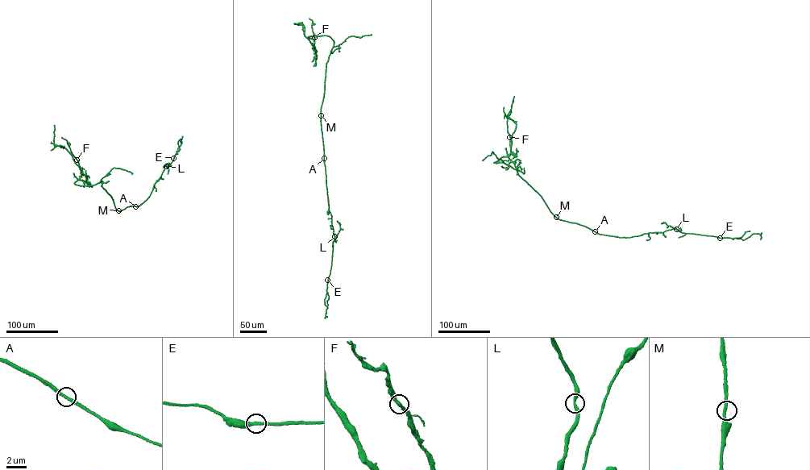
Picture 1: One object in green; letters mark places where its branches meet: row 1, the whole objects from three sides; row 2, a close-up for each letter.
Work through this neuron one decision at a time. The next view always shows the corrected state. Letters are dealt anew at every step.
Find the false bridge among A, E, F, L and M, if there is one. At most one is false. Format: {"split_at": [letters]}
{"split_at": []}

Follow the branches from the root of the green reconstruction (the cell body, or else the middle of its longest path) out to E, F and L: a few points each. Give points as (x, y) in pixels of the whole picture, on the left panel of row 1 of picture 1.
E: (125, 209), (138, 206), (146, 201), (164, 167), (168, 167), (173, 158)
F: (125, 209), (116, 210), (101, 179), (91, 185), (75, 185), (80, 173), (76, 160)
L: (125, 209), (138, 206), (146, 201), (166, 166)

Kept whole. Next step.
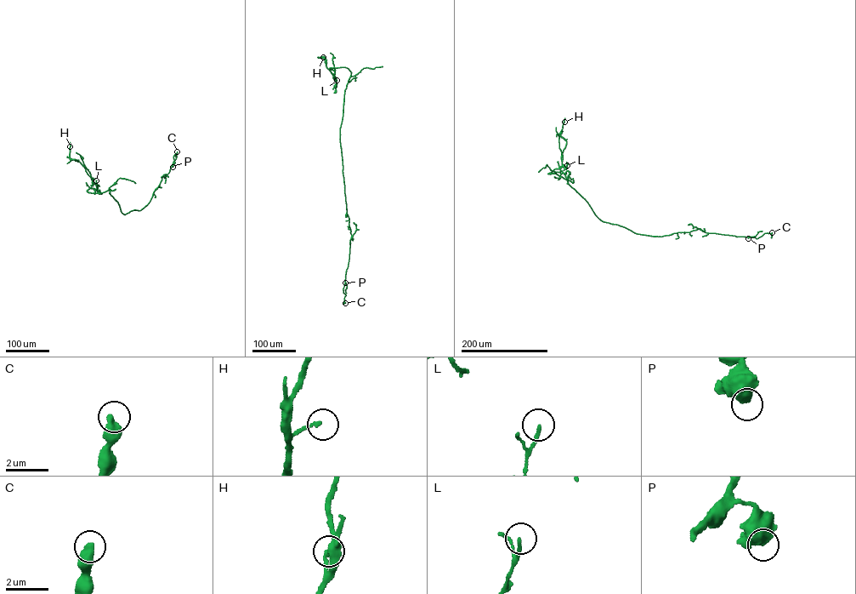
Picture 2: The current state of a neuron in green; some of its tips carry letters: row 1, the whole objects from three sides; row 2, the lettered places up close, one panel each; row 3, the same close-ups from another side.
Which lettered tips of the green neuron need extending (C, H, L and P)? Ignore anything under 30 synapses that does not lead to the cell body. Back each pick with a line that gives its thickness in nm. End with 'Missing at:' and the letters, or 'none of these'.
Missing at: none of these

